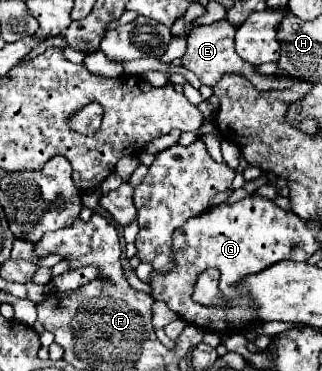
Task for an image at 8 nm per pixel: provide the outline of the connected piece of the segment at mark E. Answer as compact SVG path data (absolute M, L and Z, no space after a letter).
M219 20L219 22L213 22L209 26L199 26L199 28L191 30L189 36L187 36L187 52L181 58L183 66L189 68L191 72L195 72L199 76L199 80L203 84L207 84L207 86L215 86L223 74L245 76L259 90L273 90L273 88L279 90L279 88L287 88L289 86L289 82L283 76L263 76L263 74L259 74L255 70L253 64L241 60L237 56L235 48L233 48L233 34L235 34L235 26L229 24L227 20Z

